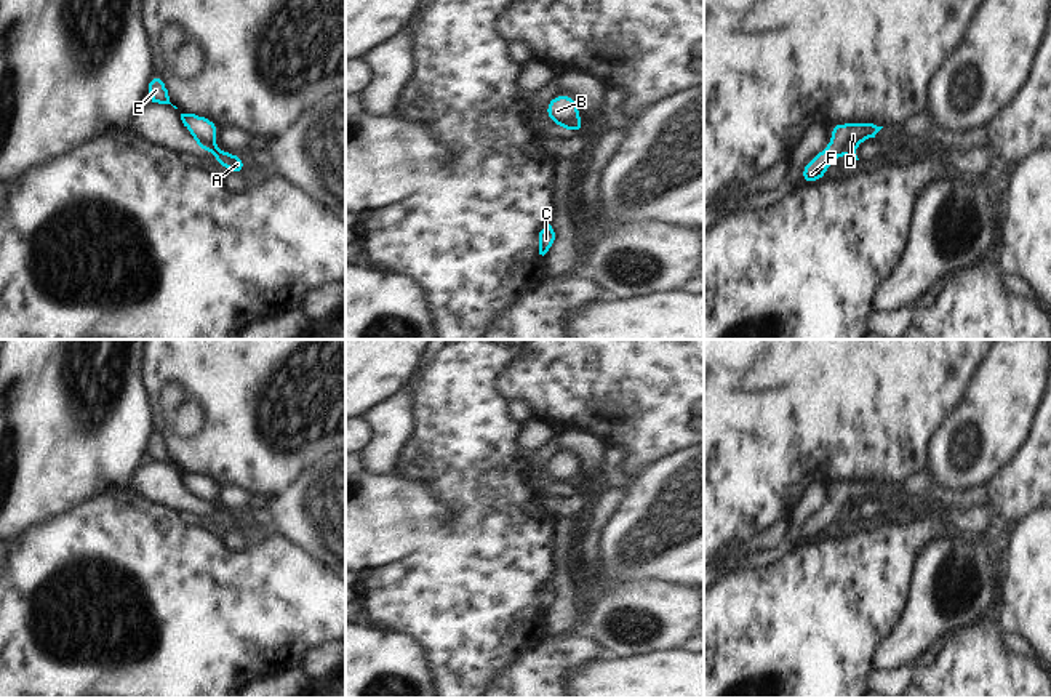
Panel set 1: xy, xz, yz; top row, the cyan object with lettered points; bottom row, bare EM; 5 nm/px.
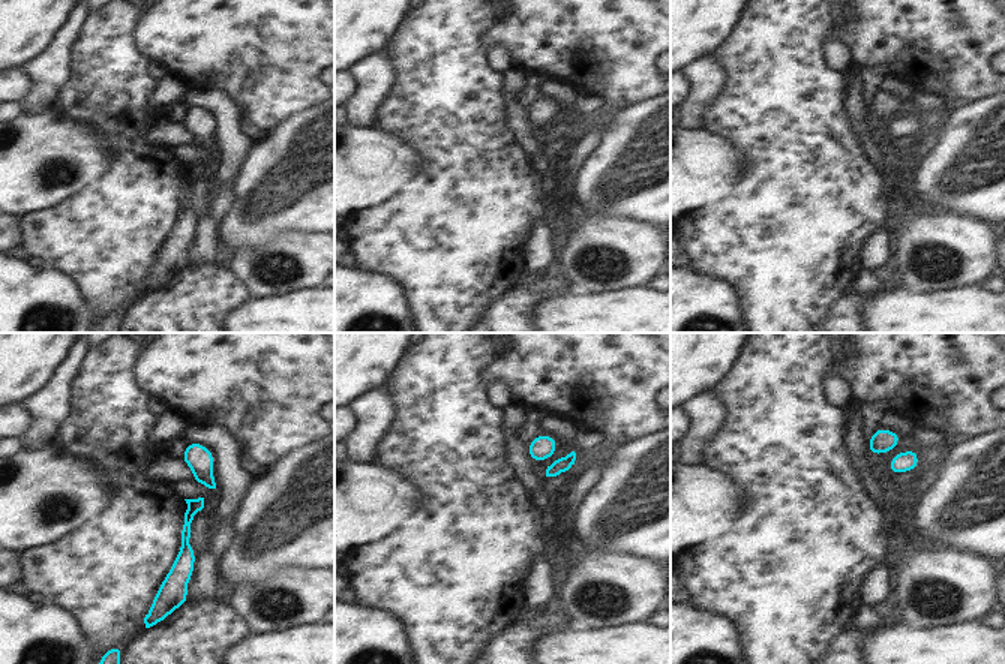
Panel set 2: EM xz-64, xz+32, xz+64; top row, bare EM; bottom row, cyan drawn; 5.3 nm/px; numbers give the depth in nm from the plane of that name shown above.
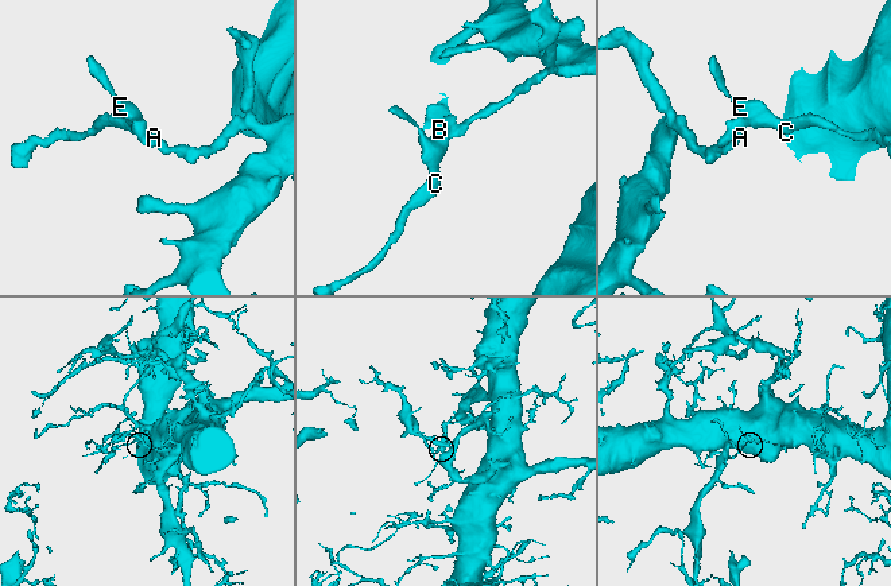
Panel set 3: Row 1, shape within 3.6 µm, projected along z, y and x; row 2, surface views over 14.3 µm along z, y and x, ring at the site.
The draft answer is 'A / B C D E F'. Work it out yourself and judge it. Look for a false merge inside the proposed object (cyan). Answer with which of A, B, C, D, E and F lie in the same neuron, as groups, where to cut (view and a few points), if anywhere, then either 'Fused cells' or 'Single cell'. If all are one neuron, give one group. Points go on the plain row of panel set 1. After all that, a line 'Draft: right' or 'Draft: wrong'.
Groups: A / B C D E F. Split along xy (215, 506), (211, 511). Fused cells.
Draft: right

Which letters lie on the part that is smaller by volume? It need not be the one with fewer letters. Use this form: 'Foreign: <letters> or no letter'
Foreign: B, C, D, E, F

